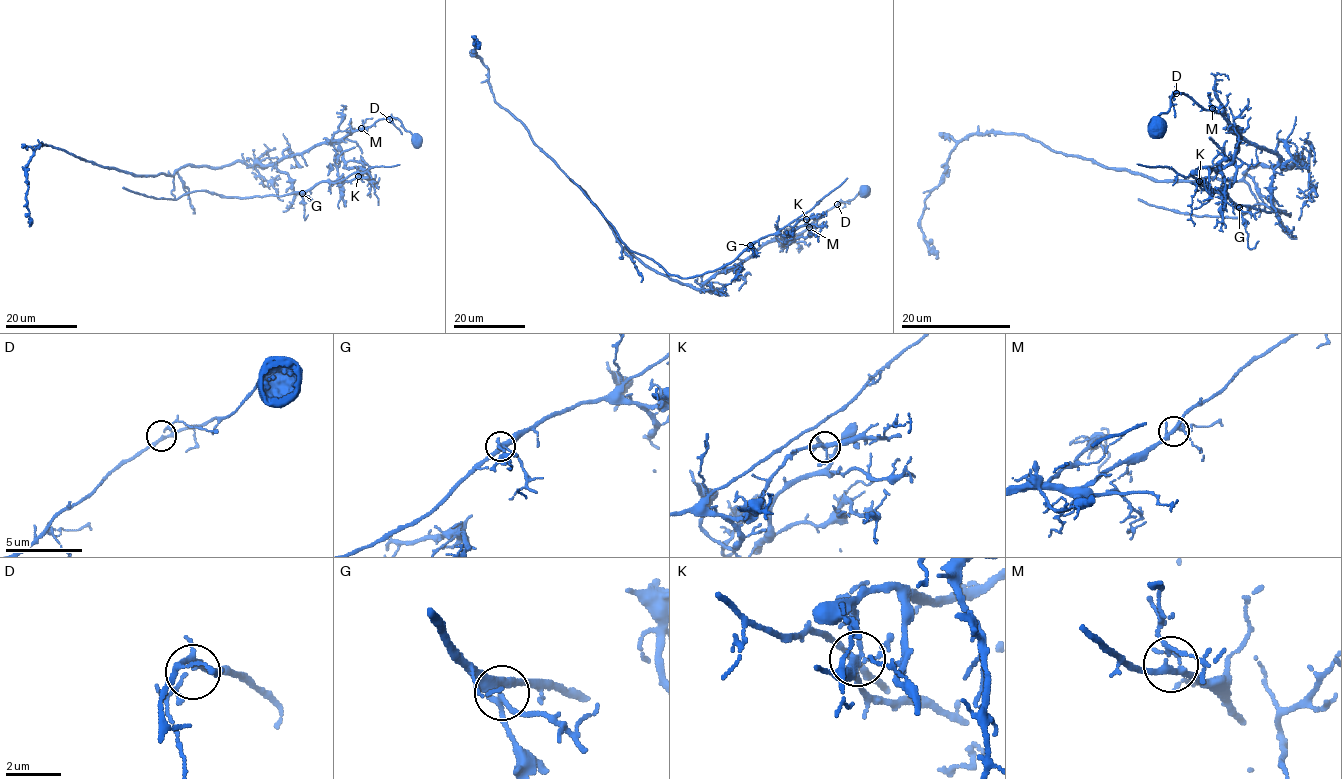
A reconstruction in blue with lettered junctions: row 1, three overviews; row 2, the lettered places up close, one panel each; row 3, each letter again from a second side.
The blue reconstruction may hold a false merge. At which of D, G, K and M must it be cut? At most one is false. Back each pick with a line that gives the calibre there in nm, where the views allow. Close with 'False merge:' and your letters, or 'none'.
K: calibre 240 nm
False merge: K

